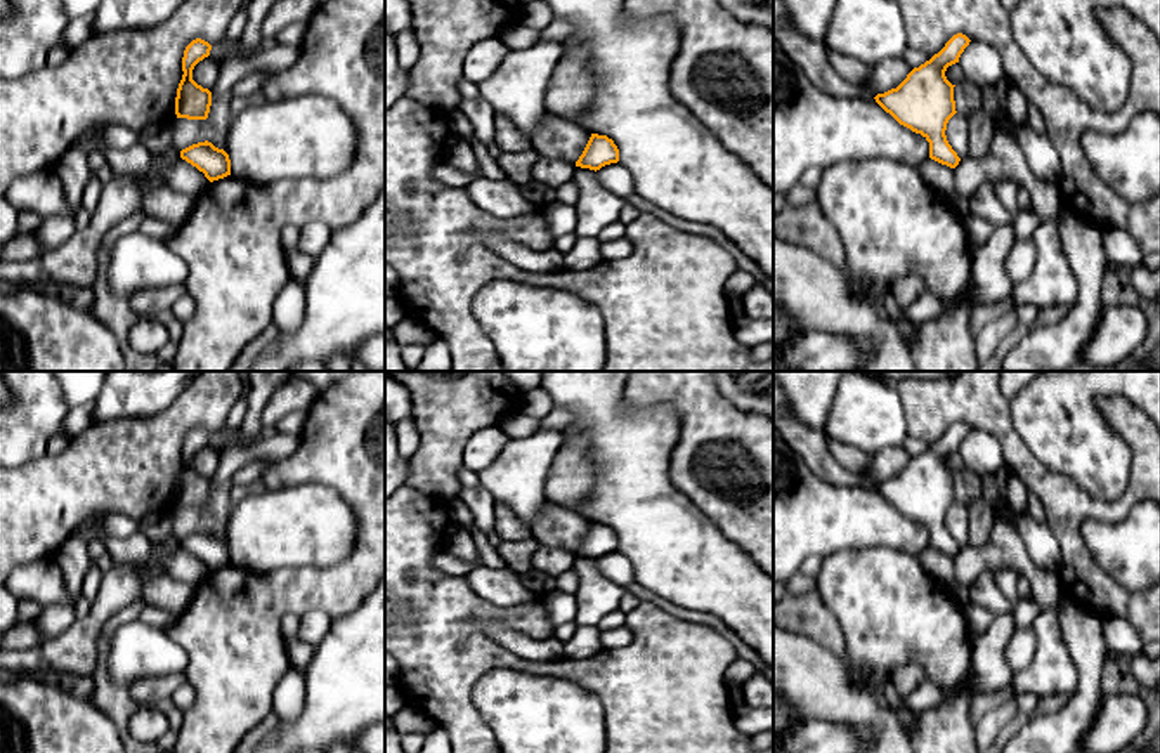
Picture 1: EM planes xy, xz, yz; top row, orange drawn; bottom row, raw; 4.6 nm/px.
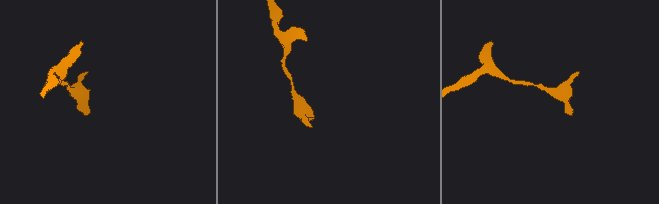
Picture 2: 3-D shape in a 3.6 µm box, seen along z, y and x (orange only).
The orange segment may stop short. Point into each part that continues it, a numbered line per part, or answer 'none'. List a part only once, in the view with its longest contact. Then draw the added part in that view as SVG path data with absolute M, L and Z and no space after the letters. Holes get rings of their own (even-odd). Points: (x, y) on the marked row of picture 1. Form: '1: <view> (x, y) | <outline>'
none

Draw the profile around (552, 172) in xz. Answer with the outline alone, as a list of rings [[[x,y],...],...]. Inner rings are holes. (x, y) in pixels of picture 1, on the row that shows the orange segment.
[[[541,156],[532,167],[532,180],[544,184],[551,189],[574,180],[576,165],[560,160]]]

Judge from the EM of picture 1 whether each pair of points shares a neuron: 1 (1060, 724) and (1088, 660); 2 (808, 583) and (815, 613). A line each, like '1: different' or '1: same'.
1: same
2: different

